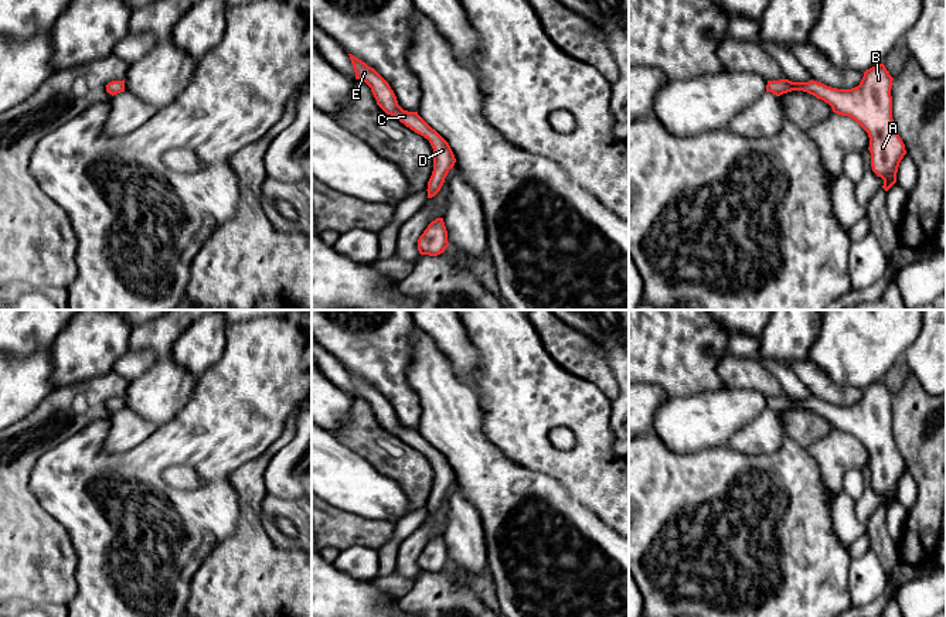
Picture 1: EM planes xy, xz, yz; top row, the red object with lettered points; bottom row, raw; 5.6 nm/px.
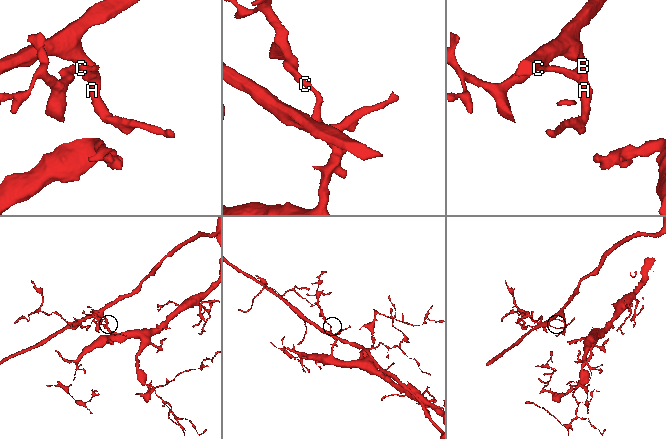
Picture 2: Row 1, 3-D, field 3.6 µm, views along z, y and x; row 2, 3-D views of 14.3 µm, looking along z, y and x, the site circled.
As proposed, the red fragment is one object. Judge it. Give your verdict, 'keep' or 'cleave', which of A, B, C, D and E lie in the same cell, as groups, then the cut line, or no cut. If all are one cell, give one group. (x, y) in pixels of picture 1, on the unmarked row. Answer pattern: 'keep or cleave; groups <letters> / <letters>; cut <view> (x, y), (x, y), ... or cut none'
keep; groups A B C D E; cut none

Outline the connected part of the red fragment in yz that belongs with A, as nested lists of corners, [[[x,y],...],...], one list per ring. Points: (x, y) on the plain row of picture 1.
[[[879,381],[867,386],[860,402],[851,406],[831,405],[813,396],[779,396],[768,398],[766,409],[780,413],[803,408],[828,420],[834,430],[854,436],[868,450],[872,488],[884,497],[882,505],[888,508],[896,500],[899,480],[906,471],[892,436],[892,398],[885,382]]]

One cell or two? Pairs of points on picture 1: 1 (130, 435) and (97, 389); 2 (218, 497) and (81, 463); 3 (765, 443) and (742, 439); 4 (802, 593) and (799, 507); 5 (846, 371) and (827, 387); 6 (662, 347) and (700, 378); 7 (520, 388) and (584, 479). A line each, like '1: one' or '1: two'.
1: two
2: one
3: one
4: one
5: two
6: one
7: one

